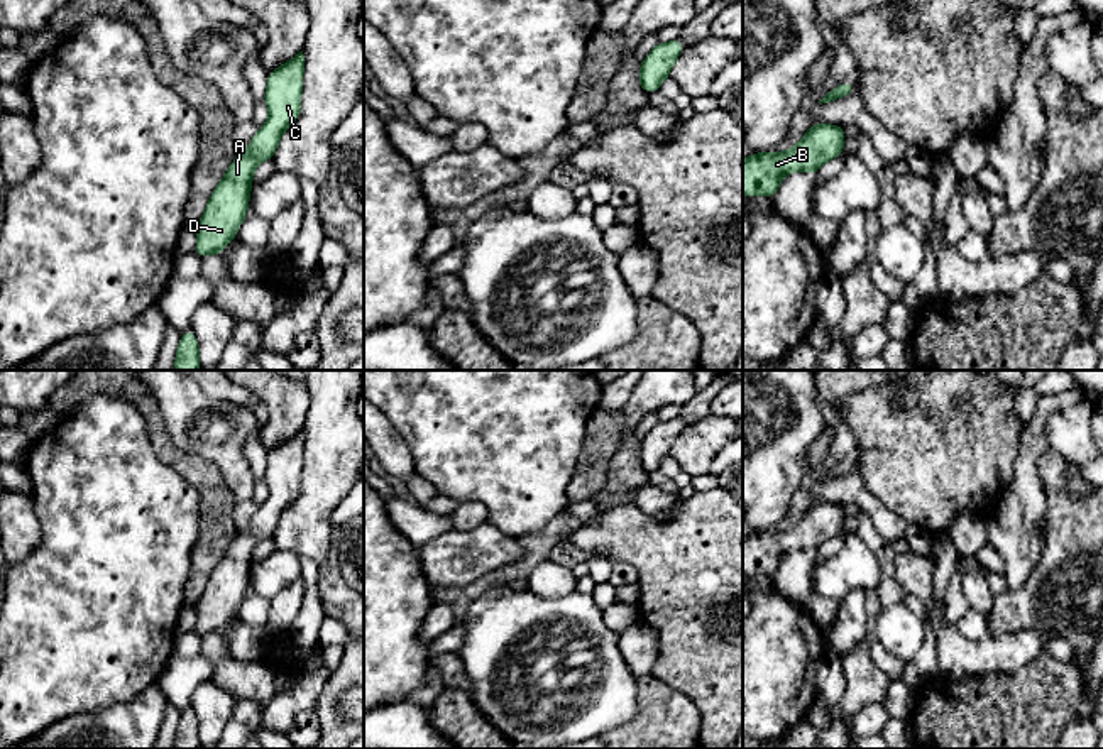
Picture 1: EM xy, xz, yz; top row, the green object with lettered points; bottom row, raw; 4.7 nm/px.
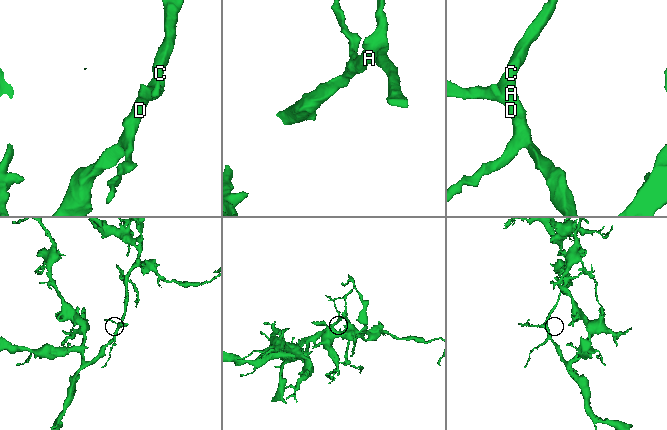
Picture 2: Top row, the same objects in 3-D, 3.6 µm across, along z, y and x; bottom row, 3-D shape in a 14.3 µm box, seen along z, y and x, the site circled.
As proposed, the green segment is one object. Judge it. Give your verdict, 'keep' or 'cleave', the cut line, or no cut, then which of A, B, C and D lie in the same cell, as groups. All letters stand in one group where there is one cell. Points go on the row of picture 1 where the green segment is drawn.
keep; cut none; groups A B C D

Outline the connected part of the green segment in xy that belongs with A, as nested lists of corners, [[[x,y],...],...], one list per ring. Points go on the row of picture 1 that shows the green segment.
[[[303,51],[267,73],[264,103],[269,118],[259,127],[249,149],[237,154],[196,223],[195,252],[200,259],[222,255],[237,237],[239,227],[247,218],[254,171],[261,162],[274,157],[279,139],[301,113],[303,73]]]

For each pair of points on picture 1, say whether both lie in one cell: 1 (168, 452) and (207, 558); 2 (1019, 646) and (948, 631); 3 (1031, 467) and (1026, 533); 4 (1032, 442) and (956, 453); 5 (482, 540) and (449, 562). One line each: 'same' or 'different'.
1: same
2: same
3: same
4: different
5: same

